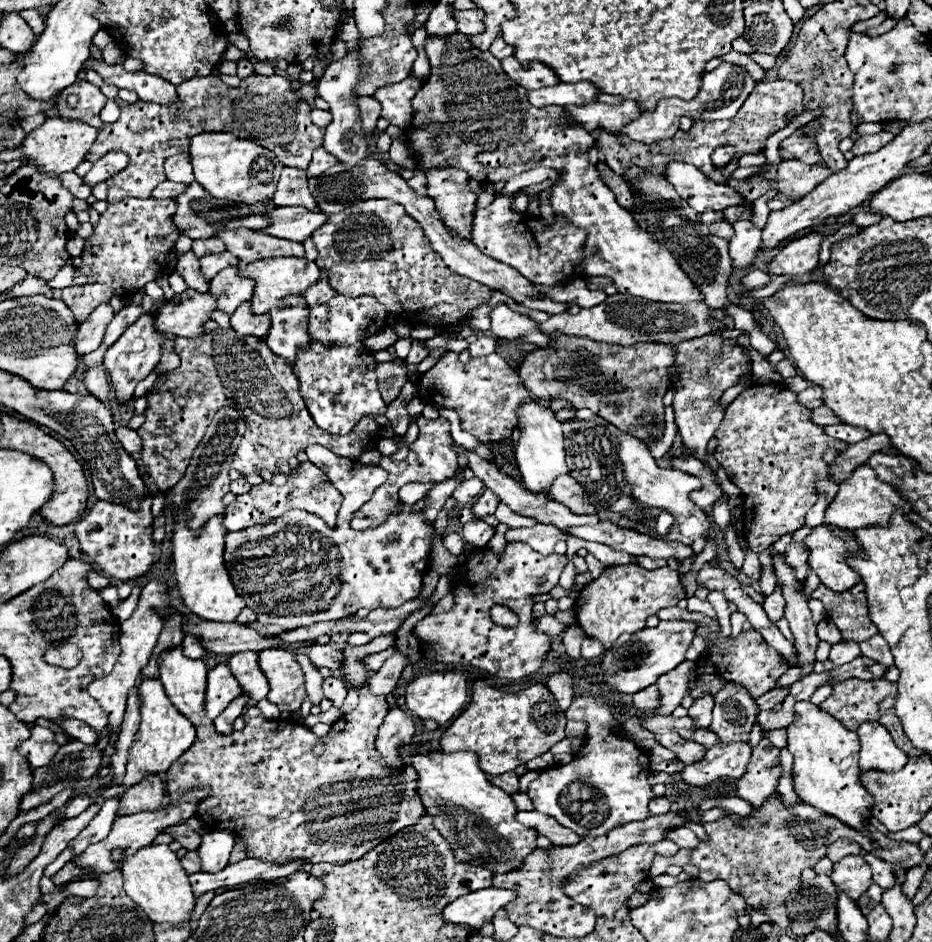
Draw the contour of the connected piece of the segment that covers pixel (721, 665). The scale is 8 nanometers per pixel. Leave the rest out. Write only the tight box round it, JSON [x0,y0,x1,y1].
[710,629,790,699]

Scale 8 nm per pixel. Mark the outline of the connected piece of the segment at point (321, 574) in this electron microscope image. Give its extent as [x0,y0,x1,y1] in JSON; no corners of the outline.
[224,445,434,631]

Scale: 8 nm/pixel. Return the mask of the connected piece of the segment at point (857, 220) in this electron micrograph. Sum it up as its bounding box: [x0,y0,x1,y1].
[853,212,882,228]

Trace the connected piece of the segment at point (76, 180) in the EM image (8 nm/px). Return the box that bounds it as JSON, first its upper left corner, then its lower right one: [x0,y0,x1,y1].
[60,173,92,199]

